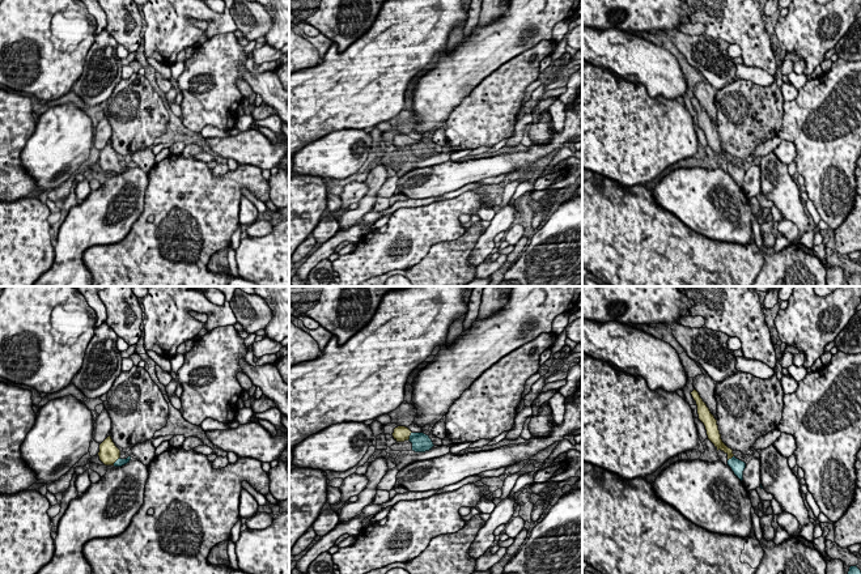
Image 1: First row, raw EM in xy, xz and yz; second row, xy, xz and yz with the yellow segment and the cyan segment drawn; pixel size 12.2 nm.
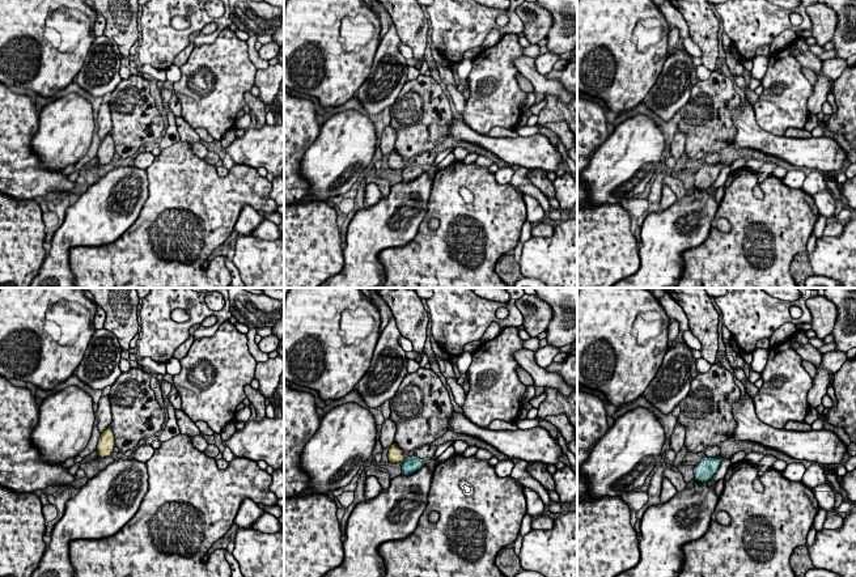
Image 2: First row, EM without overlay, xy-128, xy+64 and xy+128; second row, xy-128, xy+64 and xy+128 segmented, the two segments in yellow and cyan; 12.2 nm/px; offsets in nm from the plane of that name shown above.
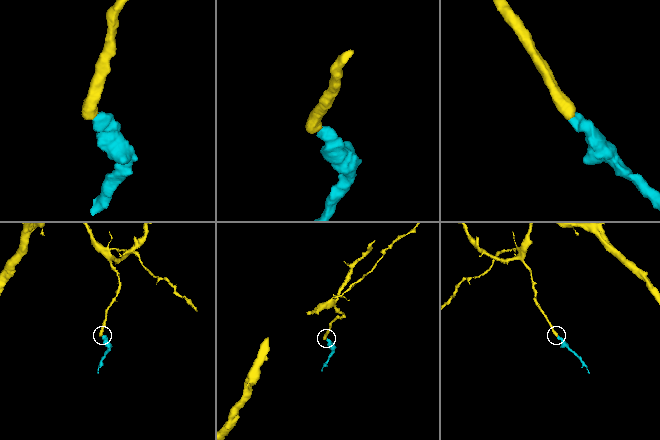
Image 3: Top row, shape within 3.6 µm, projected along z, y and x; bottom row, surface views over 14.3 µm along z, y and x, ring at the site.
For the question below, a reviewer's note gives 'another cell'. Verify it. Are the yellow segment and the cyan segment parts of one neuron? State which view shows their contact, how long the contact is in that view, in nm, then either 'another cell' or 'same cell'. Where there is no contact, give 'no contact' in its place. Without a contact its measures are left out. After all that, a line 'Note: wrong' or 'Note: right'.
meets yellow in xy; contact 140 nm long; same cell
Note: wrong

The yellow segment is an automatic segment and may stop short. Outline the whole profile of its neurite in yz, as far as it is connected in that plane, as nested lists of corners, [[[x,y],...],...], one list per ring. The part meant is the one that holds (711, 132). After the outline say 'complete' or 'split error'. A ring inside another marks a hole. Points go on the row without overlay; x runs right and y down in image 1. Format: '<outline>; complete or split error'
[[[694,97],[691,99],[694,107],[697,112],[697,122],[699,127],[704,131],[708,146],[714,152],[714,154],[721,158],[724,158],[728,162],[728,173],[731,175],[734,182],[742,188],[743,187],[743,178],[746,175],[746,170],[737,166],[733,161],[733,157],[729,156],[721,146],[721,141],[718,137],[717,127],[711,120],[707,111],[700,105],[699,99]]]; split error

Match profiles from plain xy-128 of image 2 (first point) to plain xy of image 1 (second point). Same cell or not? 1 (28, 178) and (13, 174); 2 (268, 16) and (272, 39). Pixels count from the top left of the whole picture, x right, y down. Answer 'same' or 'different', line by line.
1: same
2: different

